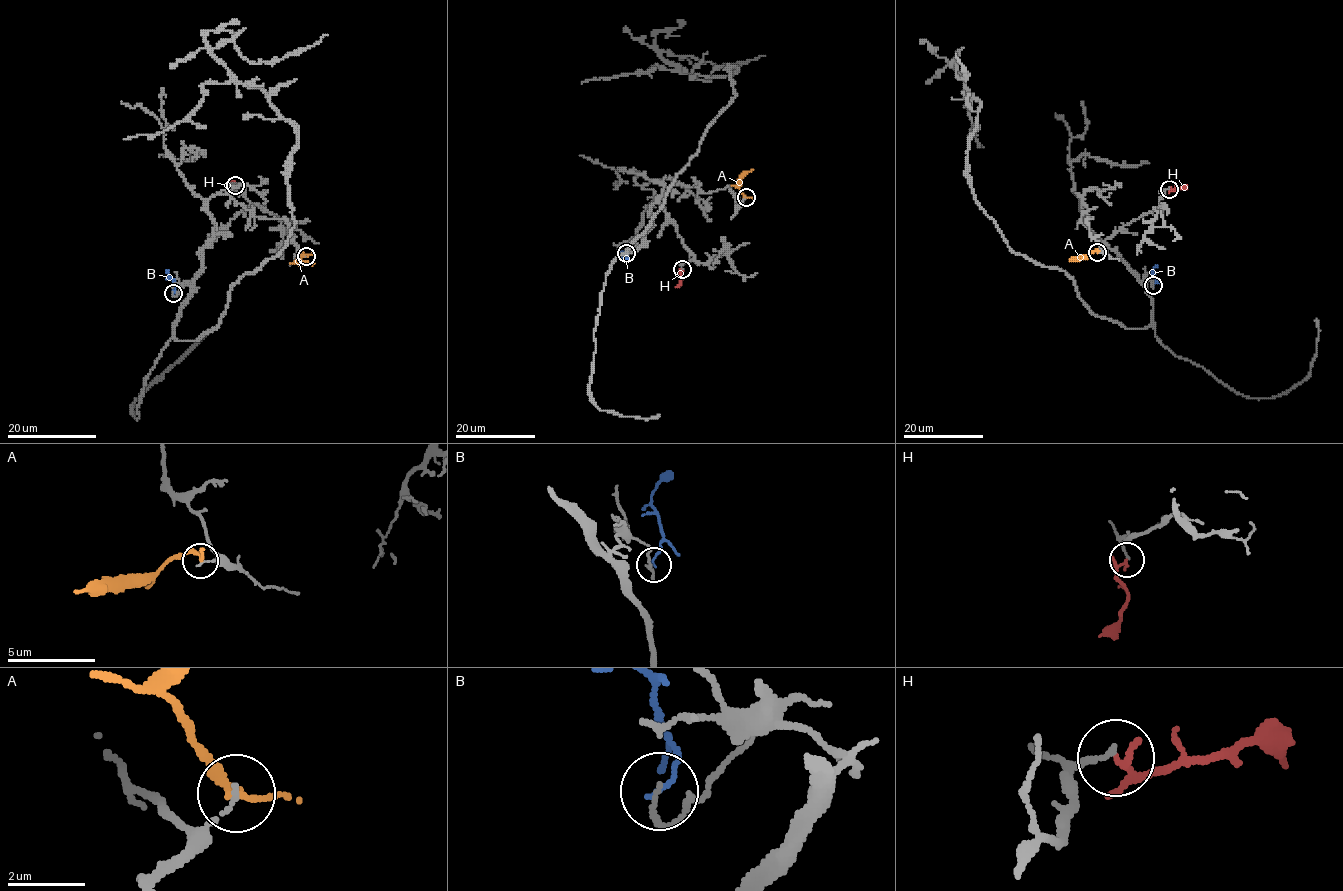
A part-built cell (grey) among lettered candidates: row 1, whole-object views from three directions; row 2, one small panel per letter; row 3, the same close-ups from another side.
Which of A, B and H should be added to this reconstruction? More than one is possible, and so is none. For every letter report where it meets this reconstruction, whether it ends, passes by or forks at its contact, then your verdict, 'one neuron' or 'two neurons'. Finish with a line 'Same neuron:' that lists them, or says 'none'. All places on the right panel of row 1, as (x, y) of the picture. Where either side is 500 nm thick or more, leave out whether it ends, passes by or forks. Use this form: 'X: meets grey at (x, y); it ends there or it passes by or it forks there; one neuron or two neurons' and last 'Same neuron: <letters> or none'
A: meets grey at (1097, 252); it passes by; two neurons
B: meets grey at (1153, 285); it ends there; two neurons
H: meets grey at (1169, 189); it passes by; two neurons
Same neuron: none

